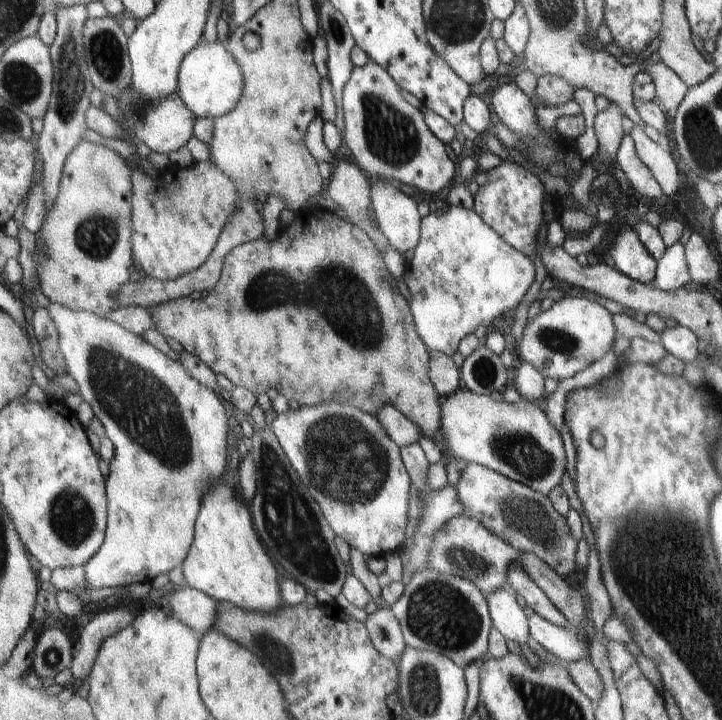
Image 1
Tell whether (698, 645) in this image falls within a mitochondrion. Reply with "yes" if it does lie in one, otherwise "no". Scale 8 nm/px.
yes

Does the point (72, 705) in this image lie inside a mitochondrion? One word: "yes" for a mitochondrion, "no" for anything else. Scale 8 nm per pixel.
no

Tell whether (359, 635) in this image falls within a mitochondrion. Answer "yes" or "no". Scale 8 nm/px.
no

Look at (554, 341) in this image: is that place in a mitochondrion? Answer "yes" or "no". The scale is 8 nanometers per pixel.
yes

